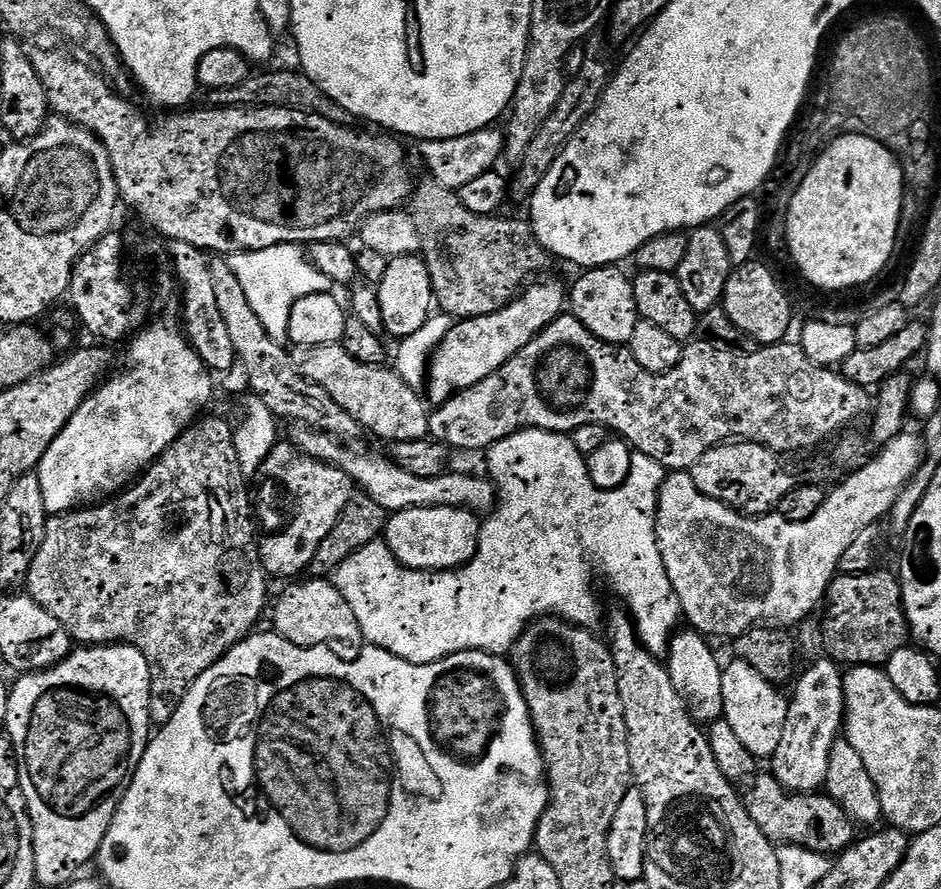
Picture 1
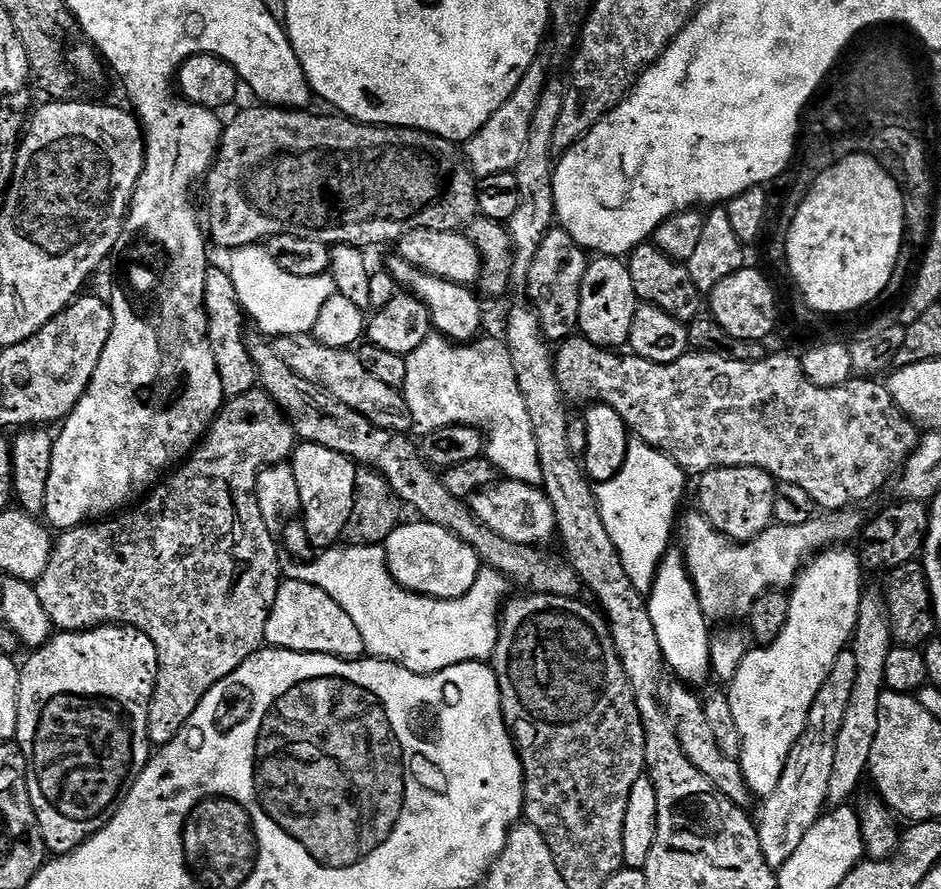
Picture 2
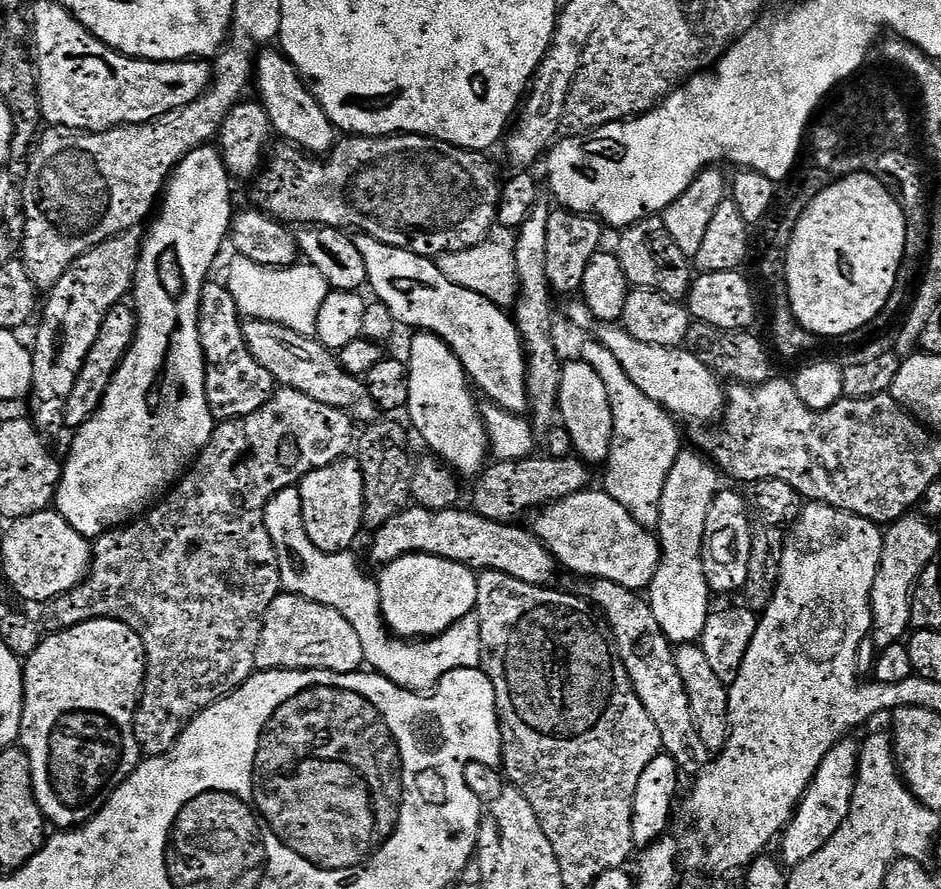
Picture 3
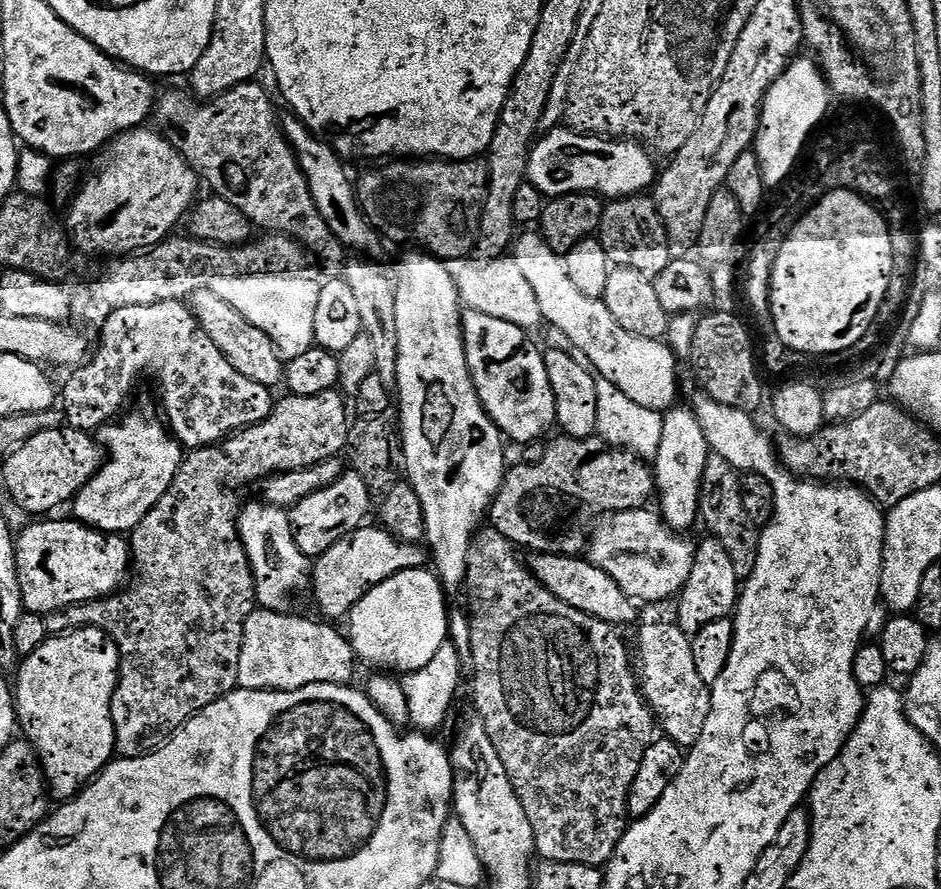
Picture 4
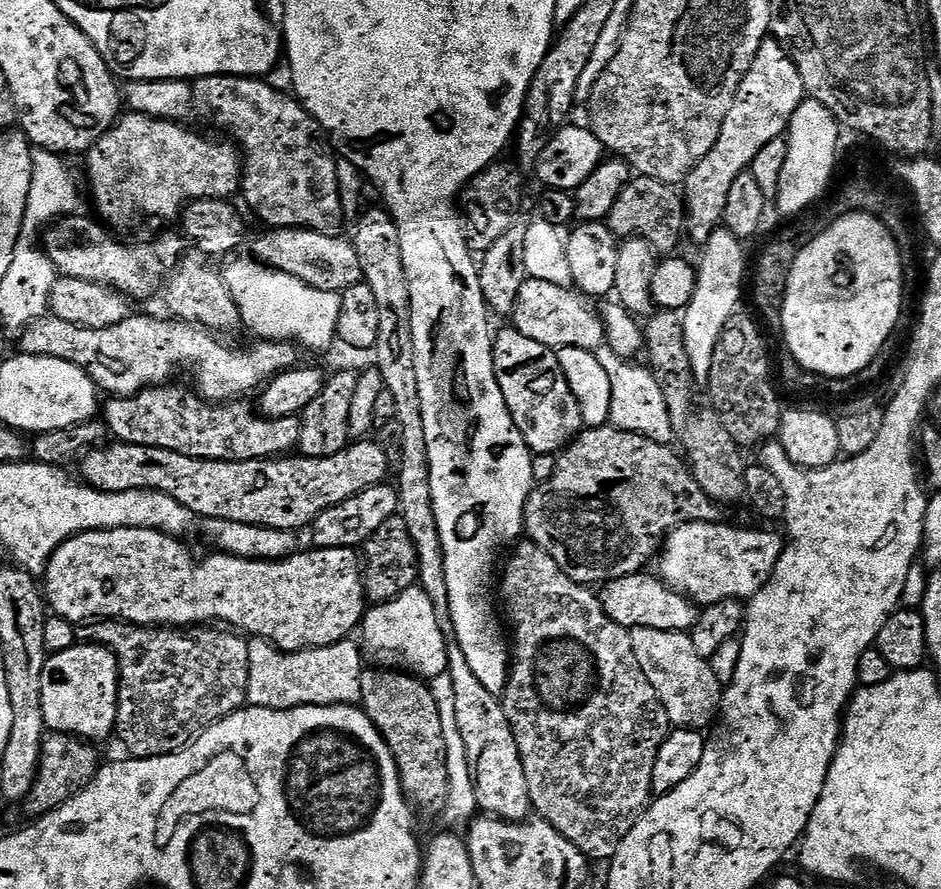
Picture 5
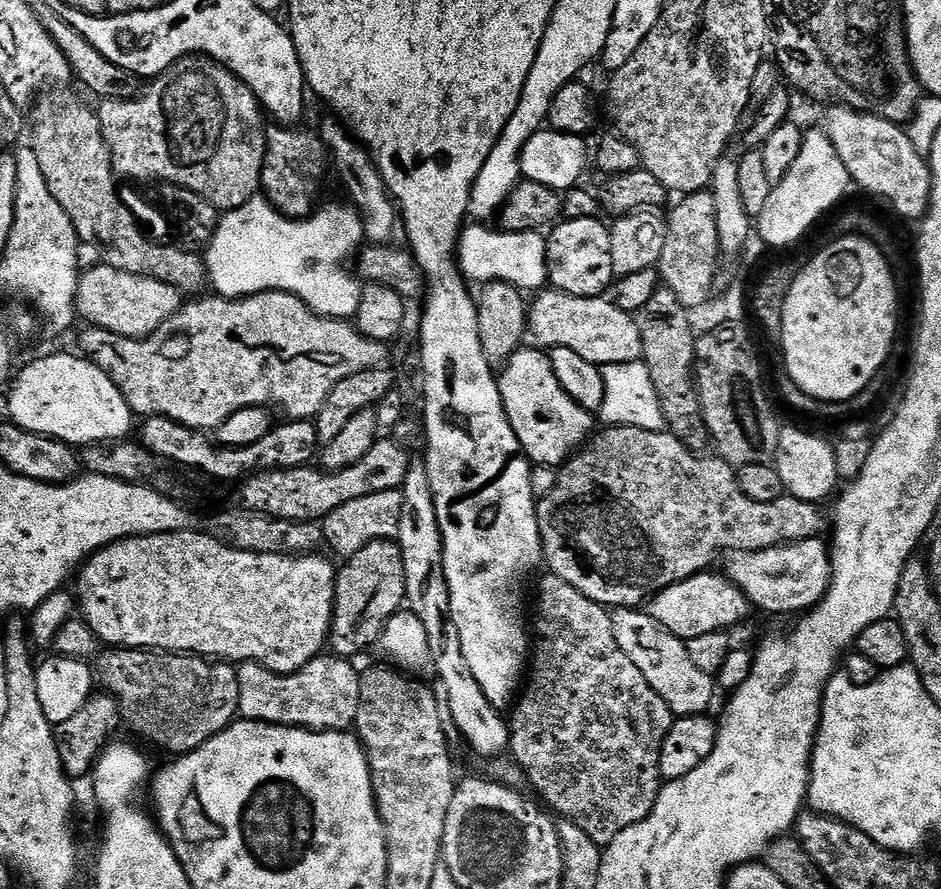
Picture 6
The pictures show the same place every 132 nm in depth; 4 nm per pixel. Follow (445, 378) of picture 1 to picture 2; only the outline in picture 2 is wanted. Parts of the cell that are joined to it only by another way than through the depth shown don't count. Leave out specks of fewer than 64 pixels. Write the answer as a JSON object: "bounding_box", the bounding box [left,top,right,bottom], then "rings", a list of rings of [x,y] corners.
{"bounding_box":[526,226,589,342],"rings":[[[553,226],[548,231],[542,246],[538,248],[538,254],[534,256],[526,281],[529,296],[527,299],[540,315],[545,340],[563,342],[577,335],[580,327],[582,278],[586,278],[589,263],[589,253],[578,242],[574,242],[574,238],[570,238],[564,228]]]}

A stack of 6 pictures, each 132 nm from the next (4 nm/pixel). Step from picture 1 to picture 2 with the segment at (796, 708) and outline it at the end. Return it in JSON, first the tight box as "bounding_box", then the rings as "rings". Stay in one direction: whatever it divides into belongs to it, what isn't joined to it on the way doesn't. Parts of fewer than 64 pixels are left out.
{"bounding_box":[757,648,856,870],"rings":[[[847,648],[834,662],[830,677],[826,678],[814,700],[814,705],[811,706],[810,714],[807,716],[807,728],[790,752],[778,788],[774,794],[765,797],[765,806],[760,820],[758,816],[757,828],[763,857],[773,870],[779,870],[790,860],[810,827],[823,815],[829,796],[830,777],[834,770],[838,733],[842,728],[851,691],[854,690],[856,674],[854,654]]]}

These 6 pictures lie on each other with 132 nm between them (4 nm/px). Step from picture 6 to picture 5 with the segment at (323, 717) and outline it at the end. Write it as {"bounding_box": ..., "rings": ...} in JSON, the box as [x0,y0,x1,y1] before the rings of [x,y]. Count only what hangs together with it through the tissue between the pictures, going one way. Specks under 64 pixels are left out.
{"bounding_box":[247,638,366,708],"rings":[[[349,638],[321,648],[282,652],[267,640],[249,639],[247,703],[253,708],[297,708],[311,704],[359,705],[362,694],[360,673],[366,667],[366,660],[361,645],[354,641]]]}

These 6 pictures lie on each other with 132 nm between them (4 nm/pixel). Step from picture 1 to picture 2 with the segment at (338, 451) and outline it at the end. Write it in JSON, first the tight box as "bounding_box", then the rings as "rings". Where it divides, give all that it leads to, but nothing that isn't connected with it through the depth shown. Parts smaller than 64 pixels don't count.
{"bounding_box":[470,479,557,546],"rings":[[[501,479],[489,488],[470,497],[470,507],[480,524],[486,525],[494,534],[502,534],[510,542],[544,546],[551,536],[557,535],[556,510],[543,487],[523,484],[521,480]]]}

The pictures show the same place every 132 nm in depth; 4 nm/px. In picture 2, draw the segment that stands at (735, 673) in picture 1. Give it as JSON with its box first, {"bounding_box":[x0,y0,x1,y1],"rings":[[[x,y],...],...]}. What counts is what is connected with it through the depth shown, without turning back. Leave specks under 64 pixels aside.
{"bounding_box":[727,546,865,798],"rings":[[[832,546],[811,557],[796,577],[789,595],[789,618],[782,632],[773,644],[753,647],[746,654],[738,674],[727,685],[730,707],[734,709],[734,719],[738,721],[738,734],[742,734],[742,754],[739,762],[753,797],[765,798],[774,794],[782,778],[790,752],[807,728],[807,716],[818,692],[830,677],[834,662],[851,645],[856,632],[860,613],[860,600],[864,596],[865,569],[859,555],[848,546]]]}

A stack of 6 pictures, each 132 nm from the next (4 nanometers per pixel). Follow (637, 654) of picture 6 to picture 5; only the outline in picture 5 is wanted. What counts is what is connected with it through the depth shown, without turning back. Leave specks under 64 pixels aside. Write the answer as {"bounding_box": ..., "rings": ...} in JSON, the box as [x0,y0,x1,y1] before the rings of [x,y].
{"bounding_box":[630,628,722,730],"rings":[[[649,628],[631,629],[630,635],[634,658],[638,658],[642,674],[646,674],[650,686],[654,686],[654,694],[658,694],[666,710],[669,725],[693,730],[707,729],[719,717],[722,685],[711,663],[704,660],[698,650],[694,650],[691,635]]]}

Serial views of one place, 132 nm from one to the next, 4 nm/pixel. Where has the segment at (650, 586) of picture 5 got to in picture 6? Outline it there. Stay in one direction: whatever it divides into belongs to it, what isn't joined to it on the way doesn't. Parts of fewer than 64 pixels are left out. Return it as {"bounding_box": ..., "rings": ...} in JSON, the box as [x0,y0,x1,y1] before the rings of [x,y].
{"bounding_box":[647,570,750,642],"rings":[[[712,570],[700,572],[696,576],[662,589],[647,605],[648,615],[654,617],[667,632],[685,642],[702,638],[706,634],[732,630],[735,624],[740,624],[747,618],[750,605],[748,599],[727,575],[715,576],[714,573]]]}

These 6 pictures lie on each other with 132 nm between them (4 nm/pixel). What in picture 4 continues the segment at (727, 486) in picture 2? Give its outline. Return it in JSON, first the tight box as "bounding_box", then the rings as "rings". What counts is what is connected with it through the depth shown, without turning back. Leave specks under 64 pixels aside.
{"bounding_box":[678,538,742,634],"rings":[[[708,538],[696,551],[696,565],[691,578],[678,598],[678,623],[685,632],[695,634],[715,620],[727,620],[735,613],[742,591],[742,572],[718,538]]]}

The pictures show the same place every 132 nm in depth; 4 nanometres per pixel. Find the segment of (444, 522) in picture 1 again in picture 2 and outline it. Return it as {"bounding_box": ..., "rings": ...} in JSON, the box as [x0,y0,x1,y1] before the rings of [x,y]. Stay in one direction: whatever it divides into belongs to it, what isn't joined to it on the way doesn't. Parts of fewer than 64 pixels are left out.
{"bounding_box":[382,522,482,602],"rings":[[[425,522],[401,523],[400,527],[392,531],[390,538],[384,541],[382,547],[388,556],[390,574],[403,588],[409,588],[411,592],[416,592],[420,596],[433,596],[438,602],[462,598],[462,594],[466,594],[470,590],[470,586],[474,586],[482,567],[479,554],[462,538],[456,537],[450,530],[443,529],[442,526]]]}

